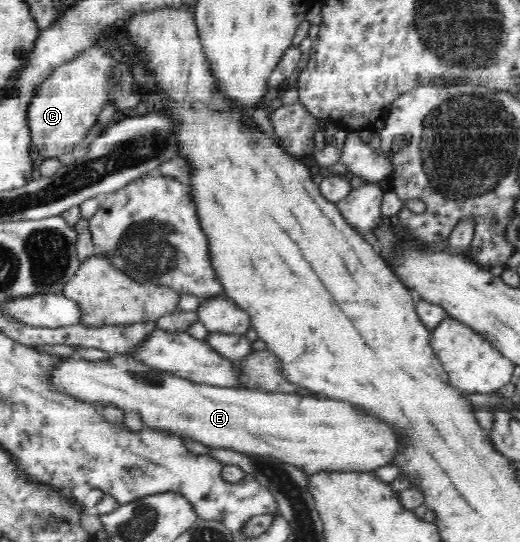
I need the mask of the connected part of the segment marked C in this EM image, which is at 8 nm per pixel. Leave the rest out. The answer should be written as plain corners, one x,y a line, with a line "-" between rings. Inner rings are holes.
93,45
70,62
58,66
52,75
39,87
28,106
28,127
31,141
40,156
56,158
71,153
79,143
90,139
90,131
97,125
104,105
112,104
118,110
136,108
140,104
140,94
132,94
133,78
125,75
120,86
110,86
112,76
107,70
116,66
114,58
102,46

